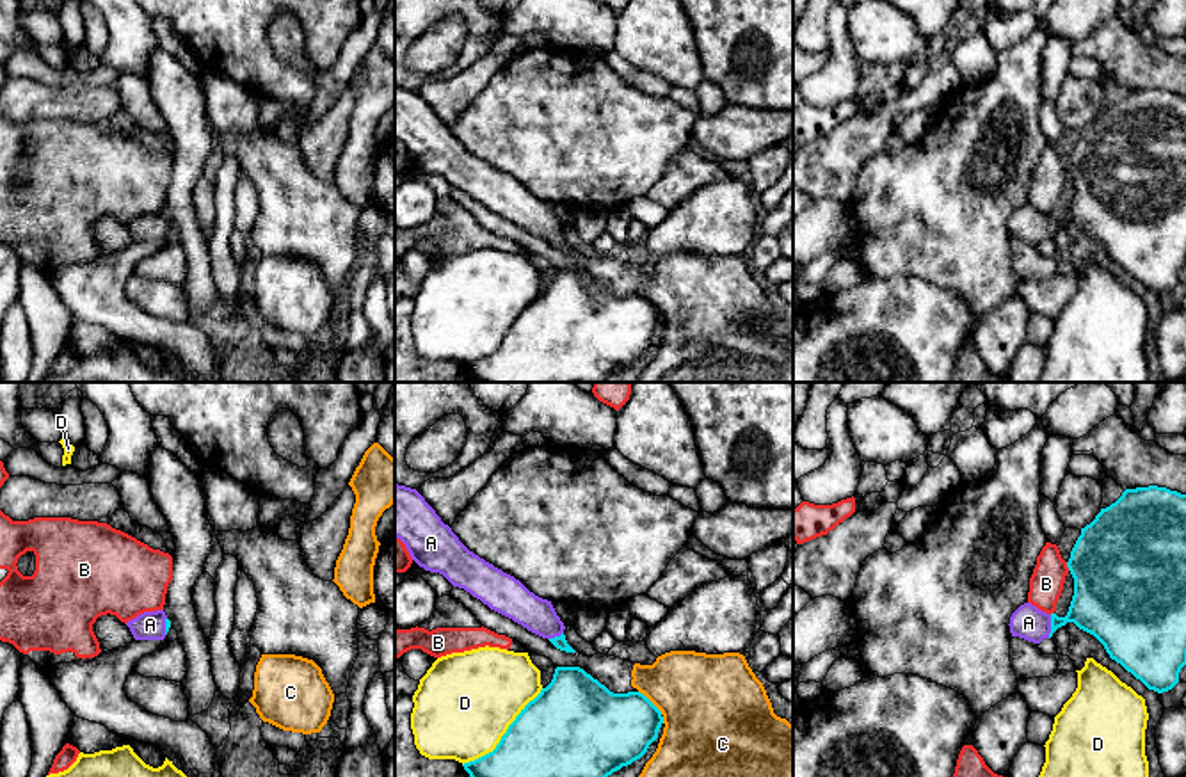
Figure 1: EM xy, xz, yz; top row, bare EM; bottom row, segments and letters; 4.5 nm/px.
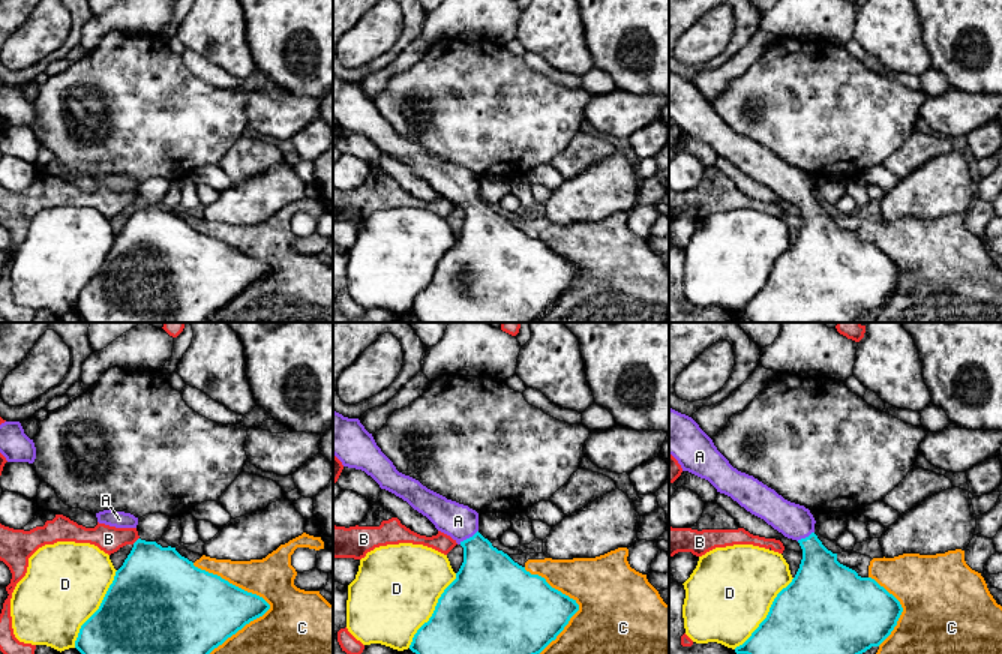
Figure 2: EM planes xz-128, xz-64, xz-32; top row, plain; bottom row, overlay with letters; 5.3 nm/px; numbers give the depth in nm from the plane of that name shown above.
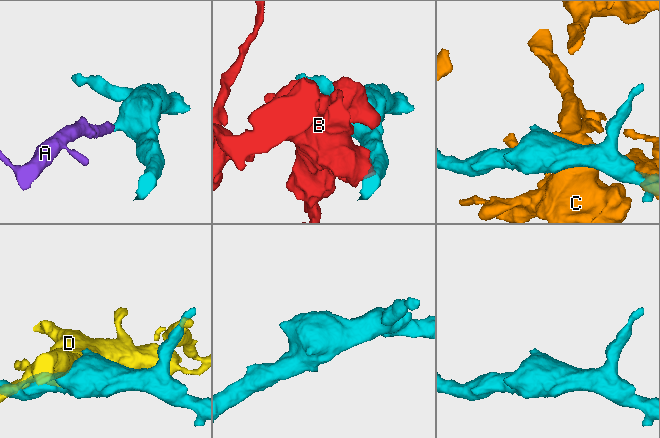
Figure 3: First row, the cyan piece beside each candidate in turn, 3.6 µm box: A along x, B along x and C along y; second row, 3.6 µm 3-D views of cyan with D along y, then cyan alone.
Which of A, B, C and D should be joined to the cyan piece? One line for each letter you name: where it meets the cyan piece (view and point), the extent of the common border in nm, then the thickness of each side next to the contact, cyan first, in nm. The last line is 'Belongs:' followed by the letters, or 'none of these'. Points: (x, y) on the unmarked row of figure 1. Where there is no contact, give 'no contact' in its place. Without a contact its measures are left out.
A: contact yz (1051, 228); length 110 nm; calibres 280 and 150 nm
Belongs: A

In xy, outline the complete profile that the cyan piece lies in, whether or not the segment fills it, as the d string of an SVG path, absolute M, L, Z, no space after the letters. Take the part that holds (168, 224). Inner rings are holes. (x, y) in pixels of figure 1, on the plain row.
M156 212L137 217L128 222L126 228L135 242L164 242L171 229L171 222L164 212Z

